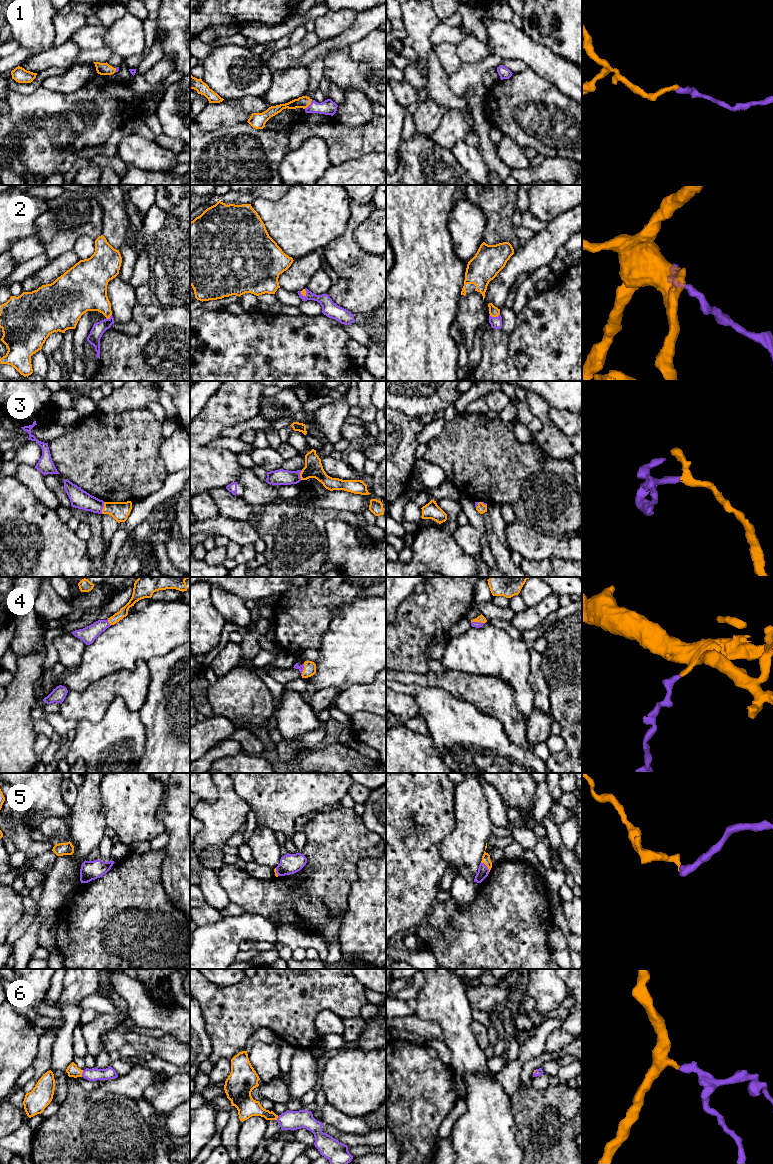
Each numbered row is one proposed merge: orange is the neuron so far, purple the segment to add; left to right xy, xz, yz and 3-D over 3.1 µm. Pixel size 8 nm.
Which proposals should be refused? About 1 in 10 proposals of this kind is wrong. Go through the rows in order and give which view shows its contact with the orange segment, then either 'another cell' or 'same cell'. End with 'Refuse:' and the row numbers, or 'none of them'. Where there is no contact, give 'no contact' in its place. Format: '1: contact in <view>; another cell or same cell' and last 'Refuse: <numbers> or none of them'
1: contact in xz; same cell
2: contact in yz; same cell
3: contact in xy; same cell
4: contact in yz; same cell
5: contact in yz; same cell
6: contact in xy; same cell
Refuse: none of them

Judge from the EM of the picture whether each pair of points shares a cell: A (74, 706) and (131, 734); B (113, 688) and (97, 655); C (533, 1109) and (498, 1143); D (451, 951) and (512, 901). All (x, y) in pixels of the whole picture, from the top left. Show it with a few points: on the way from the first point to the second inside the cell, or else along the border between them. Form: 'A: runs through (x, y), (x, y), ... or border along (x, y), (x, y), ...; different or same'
A: border along (114, 699), (99, 721), (79, 721); different
B: border along (130, 670), (110, 673), (86, 687); different
C: border along (510, 1103), (515, 1122), (515, 1141), (521, 1149); different
D: runs through (466, 941), (472, 941), (497, 916); same

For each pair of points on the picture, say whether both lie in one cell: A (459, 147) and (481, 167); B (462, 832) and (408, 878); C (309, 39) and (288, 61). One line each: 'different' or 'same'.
A: same
B: different
C: same

